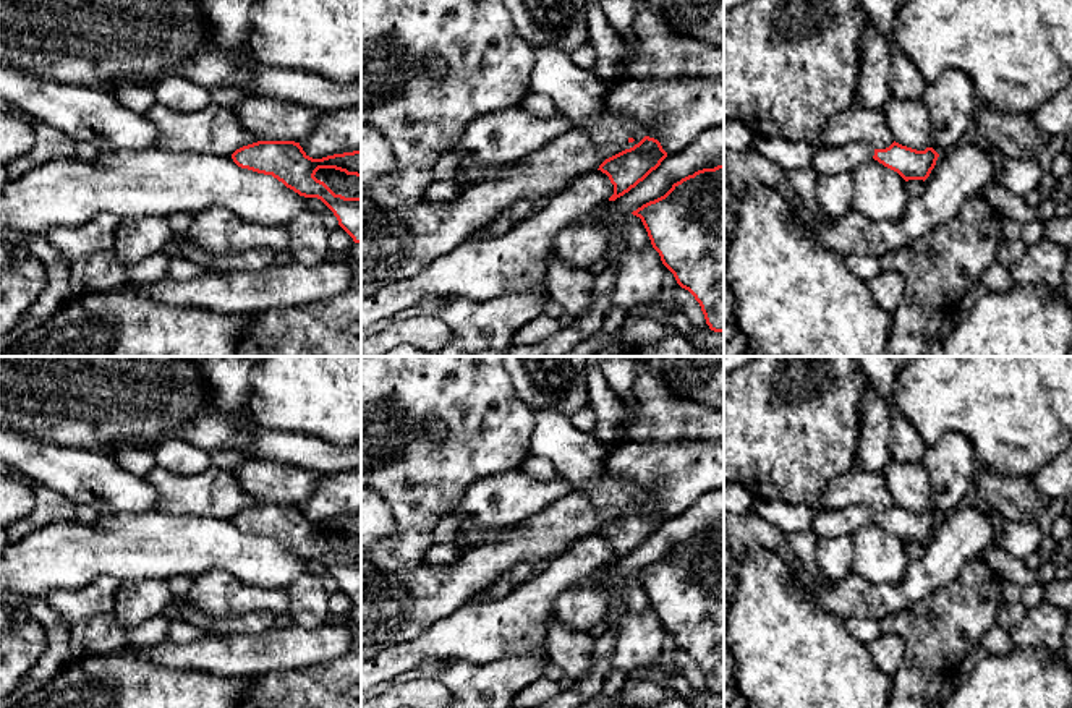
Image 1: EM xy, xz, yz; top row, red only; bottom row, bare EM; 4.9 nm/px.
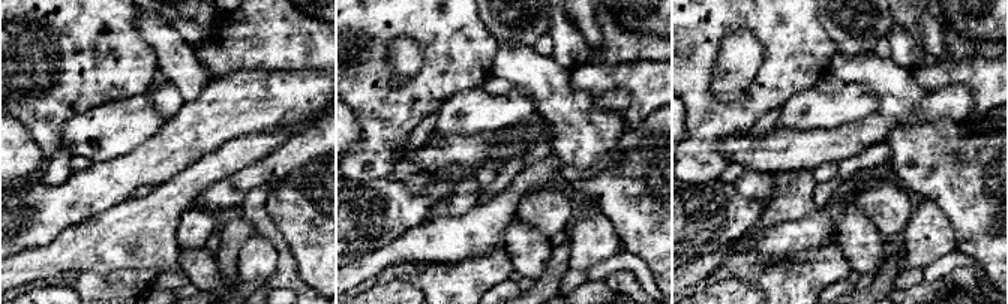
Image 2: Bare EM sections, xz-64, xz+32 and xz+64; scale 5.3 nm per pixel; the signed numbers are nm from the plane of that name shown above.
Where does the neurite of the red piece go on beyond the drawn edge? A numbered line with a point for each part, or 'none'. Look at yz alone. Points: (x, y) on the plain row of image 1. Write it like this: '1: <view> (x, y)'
1: yz (847, 520)

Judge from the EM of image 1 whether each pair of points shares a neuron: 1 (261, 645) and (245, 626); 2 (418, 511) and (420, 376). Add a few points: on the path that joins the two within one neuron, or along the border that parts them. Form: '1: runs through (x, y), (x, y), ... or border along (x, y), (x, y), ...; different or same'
1: border along (217, 632), (251, 634); different
2: runs through (418, 477), (418, 410); same

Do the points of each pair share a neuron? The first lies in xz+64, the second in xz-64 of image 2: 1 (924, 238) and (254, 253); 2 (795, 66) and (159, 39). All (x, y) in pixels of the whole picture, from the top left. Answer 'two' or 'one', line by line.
1: one
2: two

